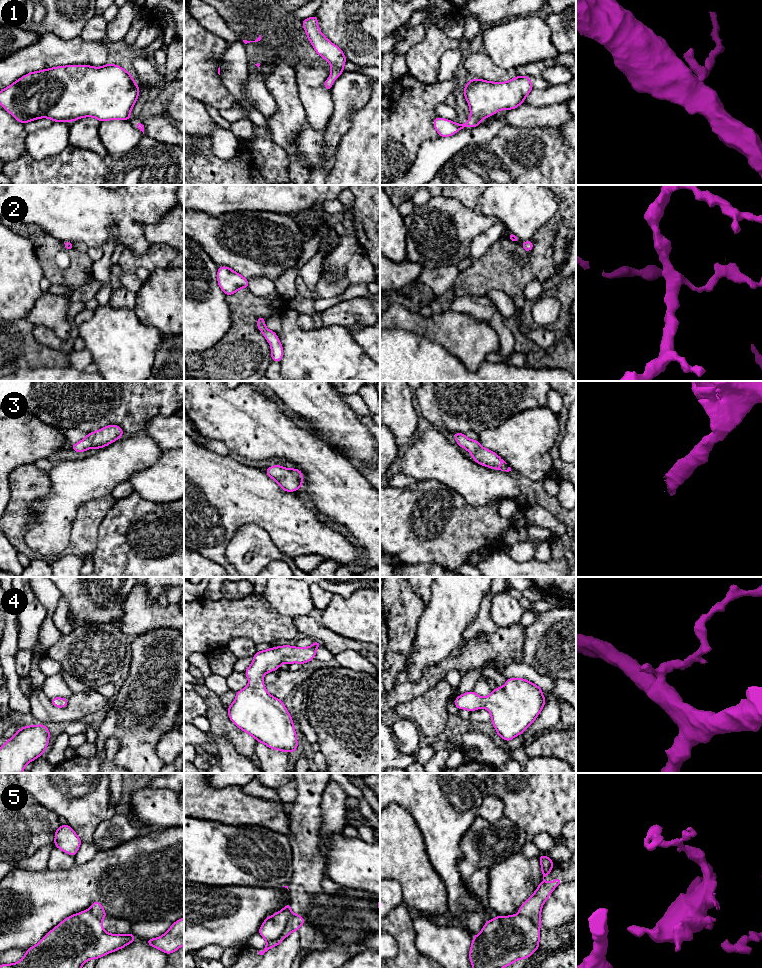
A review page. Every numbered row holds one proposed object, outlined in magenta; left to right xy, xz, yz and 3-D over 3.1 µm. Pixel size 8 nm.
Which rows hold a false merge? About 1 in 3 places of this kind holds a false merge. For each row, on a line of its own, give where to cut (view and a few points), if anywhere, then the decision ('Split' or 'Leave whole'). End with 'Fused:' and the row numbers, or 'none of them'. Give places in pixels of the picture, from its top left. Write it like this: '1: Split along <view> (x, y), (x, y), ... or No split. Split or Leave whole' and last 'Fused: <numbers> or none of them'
1: No split. Leave whole
2: No split. Leave whole
3: No split. Leave whole
4: No split. Leave whole
5: Split along xz (292, 913), (284, 931), (276, 939), (267, 941). Split
Fused: 5

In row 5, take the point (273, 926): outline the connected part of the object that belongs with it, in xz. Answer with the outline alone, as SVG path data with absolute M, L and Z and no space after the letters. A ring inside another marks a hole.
M287 903L281 911L276 912L274 915L264 920L262 926L258 930L258 934L266 941L277 940L283 934L292 914L291 903Z

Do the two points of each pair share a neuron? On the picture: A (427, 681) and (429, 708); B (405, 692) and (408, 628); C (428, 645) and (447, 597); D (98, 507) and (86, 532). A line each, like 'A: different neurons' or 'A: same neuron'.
A: different neurons
B: different neurons
C: same neuron
D: same neuron

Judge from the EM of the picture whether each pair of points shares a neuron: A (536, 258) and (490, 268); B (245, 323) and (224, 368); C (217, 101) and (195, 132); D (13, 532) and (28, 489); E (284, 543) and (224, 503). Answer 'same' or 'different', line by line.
A: same
B: same
C: different
D: same
E: same

